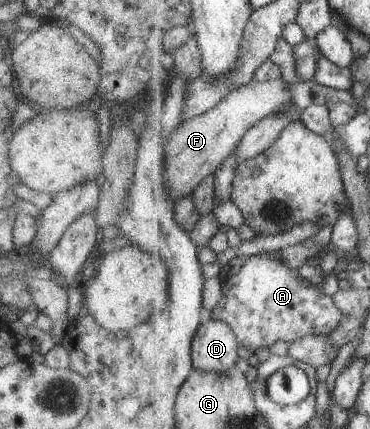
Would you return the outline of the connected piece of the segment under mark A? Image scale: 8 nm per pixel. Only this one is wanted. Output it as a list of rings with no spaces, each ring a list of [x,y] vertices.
[[[261,252],[248,257],[237,274],[223,281],[223,295],[207,317],[228,322],[235,330],[239,346],[253,353],[284,340],[288,344],[298,337],[329,335],[340,326],[343,310],[332,295],[322,294],[316,285],[306,282],[284,264],[280,252]]]

